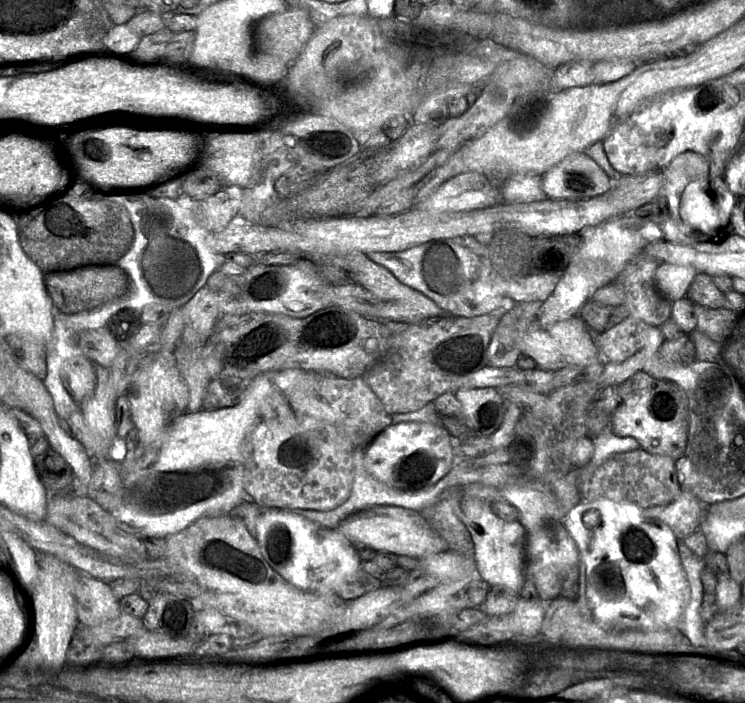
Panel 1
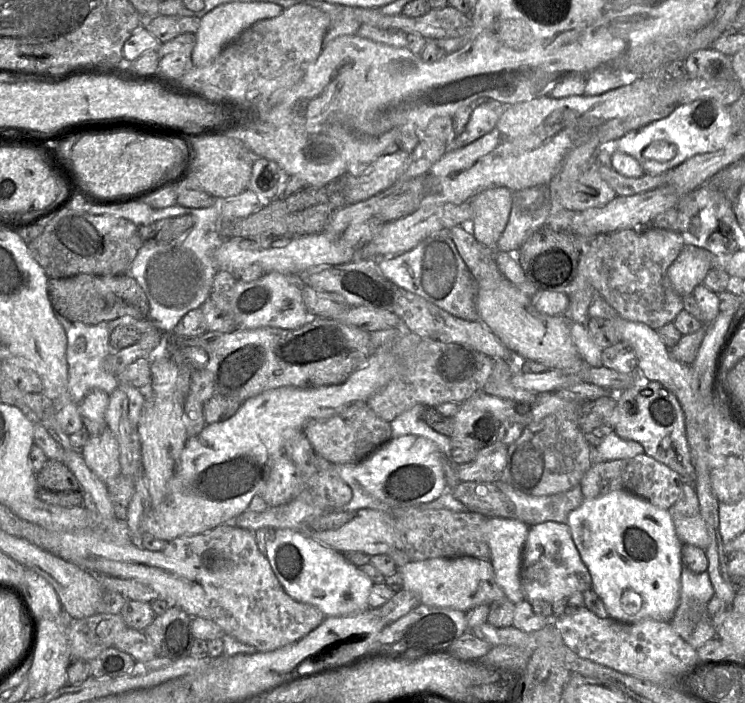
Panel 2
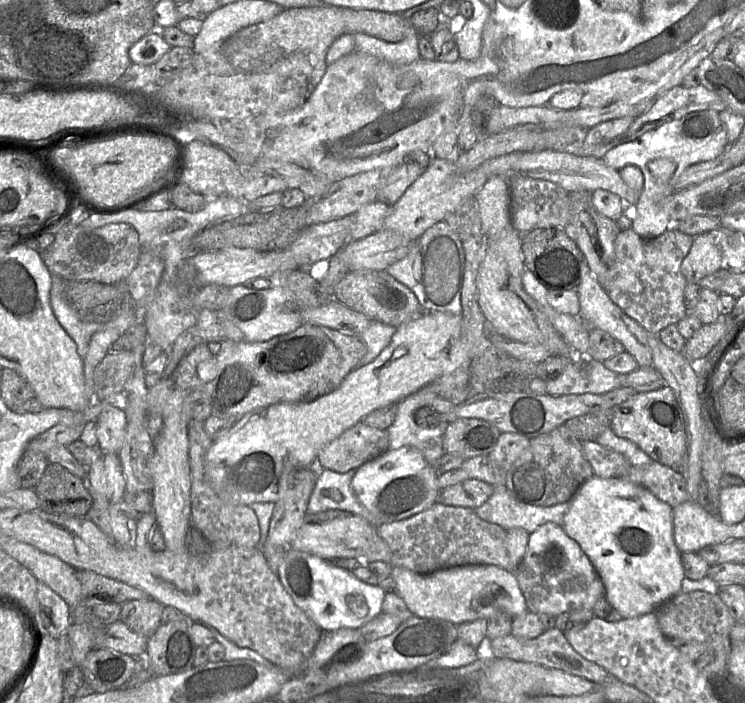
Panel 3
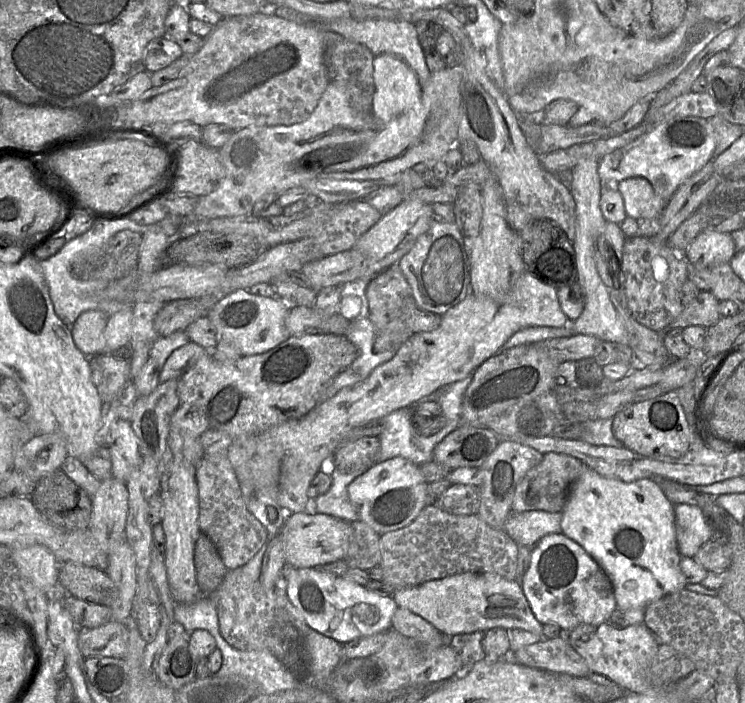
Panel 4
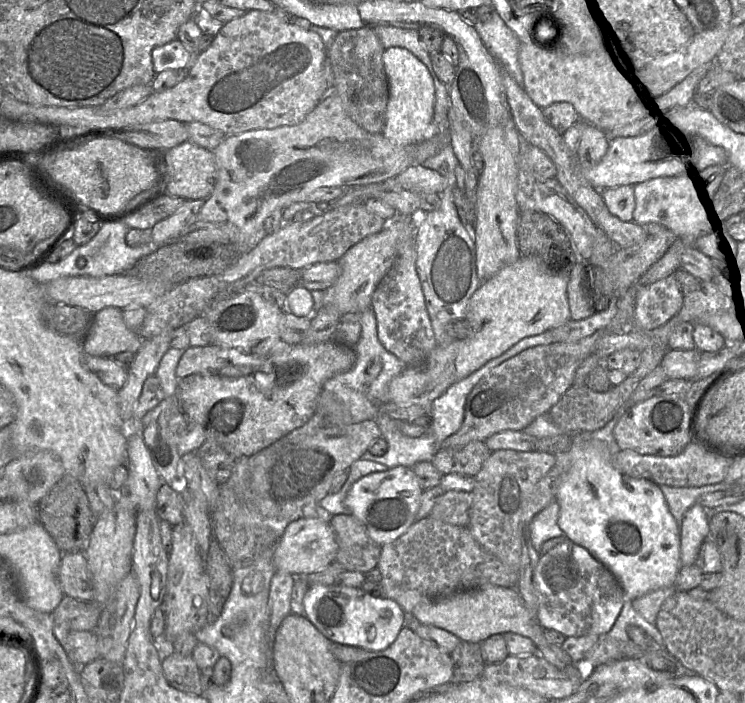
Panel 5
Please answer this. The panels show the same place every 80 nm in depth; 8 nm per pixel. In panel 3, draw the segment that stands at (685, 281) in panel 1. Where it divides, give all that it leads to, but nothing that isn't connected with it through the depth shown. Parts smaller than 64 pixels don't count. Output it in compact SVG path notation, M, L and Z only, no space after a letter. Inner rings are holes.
M700 234L693 237L691 248L681 264L681 272L687 282L698 283L705 276L716 272L724 266L721 248L714 243L712 236Z

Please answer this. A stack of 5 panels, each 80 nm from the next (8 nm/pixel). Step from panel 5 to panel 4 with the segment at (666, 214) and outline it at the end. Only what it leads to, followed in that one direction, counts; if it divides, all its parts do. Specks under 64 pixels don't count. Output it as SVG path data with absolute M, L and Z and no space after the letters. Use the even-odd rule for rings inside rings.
M644 178L622 180L617 188L622 195L627 216L636 221L658 218L665 208L665 204L655 194L651 183Z

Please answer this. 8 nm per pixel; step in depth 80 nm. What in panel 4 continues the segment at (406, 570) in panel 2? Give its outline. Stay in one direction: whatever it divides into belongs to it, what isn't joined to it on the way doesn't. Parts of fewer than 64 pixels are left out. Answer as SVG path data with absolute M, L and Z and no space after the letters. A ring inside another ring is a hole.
M461 573L438 580L427 581L414 587L397 589L393 592L397 606L408 609L420 616L447 637L457 634L468 634L476 631L486 632L494 628L507 630L521 629L538 636L543 635L543 625L534 616L517 580L507 580L494 573Z

